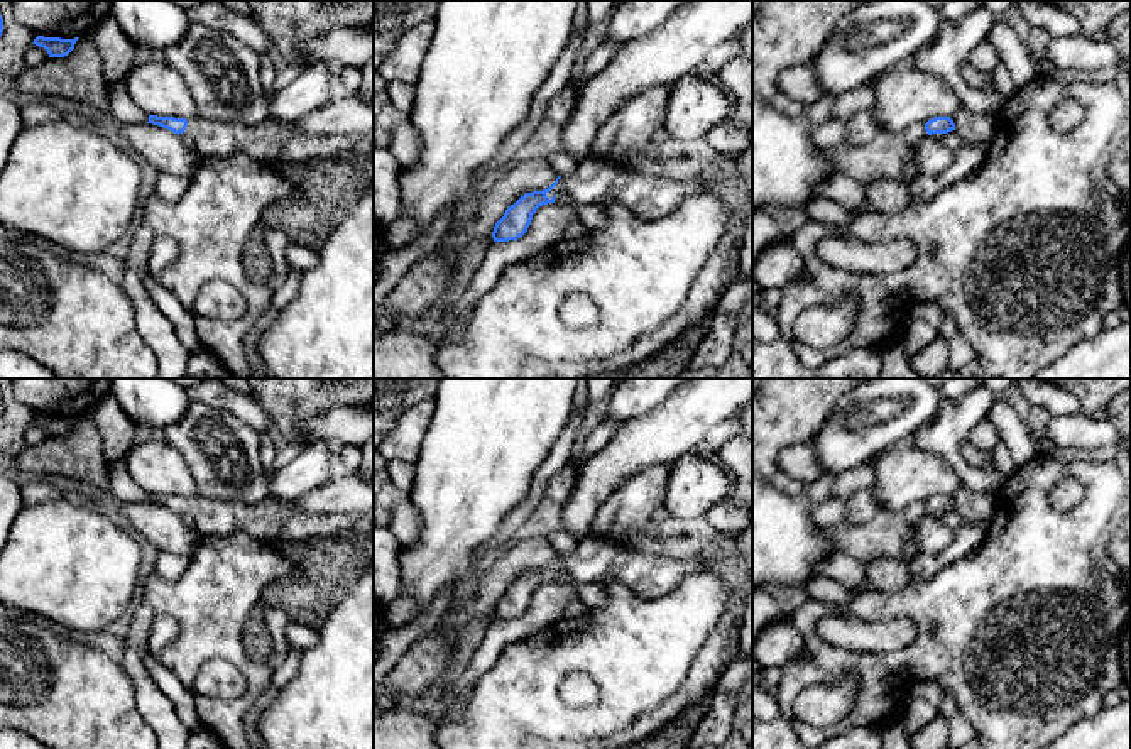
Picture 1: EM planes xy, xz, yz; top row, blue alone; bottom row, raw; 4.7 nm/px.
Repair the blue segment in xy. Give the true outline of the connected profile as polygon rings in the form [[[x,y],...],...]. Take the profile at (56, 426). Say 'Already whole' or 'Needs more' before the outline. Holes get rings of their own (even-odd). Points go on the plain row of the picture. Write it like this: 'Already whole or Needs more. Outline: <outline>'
Already whole. Outline: [[[37,414],[32,423],[44,426],[49,433],[49,436],[64,436],[73,428],[79,416],[74,418],[61,418],[61,416],[44,416]]]

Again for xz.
Needs more. Outline: [[[752,526],[734,539],[713,546],[708,553],[688,560],[671,560],[641,548],[627,549],[610,538],[600,538],[590,531],[573,553],[558,555],[548,568],[526,571],[511,583],[495,602],[492,617],[494,621],[521,617],[536,588],[555,582],[558,571],[566,571],[582,583],[602,583],[615,578],[636,597],[654,600],[675,590],[681,582],[707,573],[715,560],[732,560],[744,568],[752,568]]]

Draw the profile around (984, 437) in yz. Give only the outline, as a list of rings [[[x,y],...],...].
[[[987,418],[981,419],[969,435],[969,443],[984,453],[991,453],[997,441],[997,429]]]

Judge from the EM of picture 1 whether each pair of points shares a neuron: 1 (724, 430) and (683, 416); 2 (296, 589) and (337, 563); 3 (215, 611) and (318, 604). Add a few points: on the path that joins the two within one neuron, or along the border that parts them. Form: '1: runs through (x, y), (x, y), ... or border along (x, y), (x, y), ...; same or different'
1: border along (734, 415), (719, 421), (702, 440); different
2: runs through (306, 589), (327, 572); same
3: border along (291, 572), (267, 594), (267, 599), (291, 619); different

